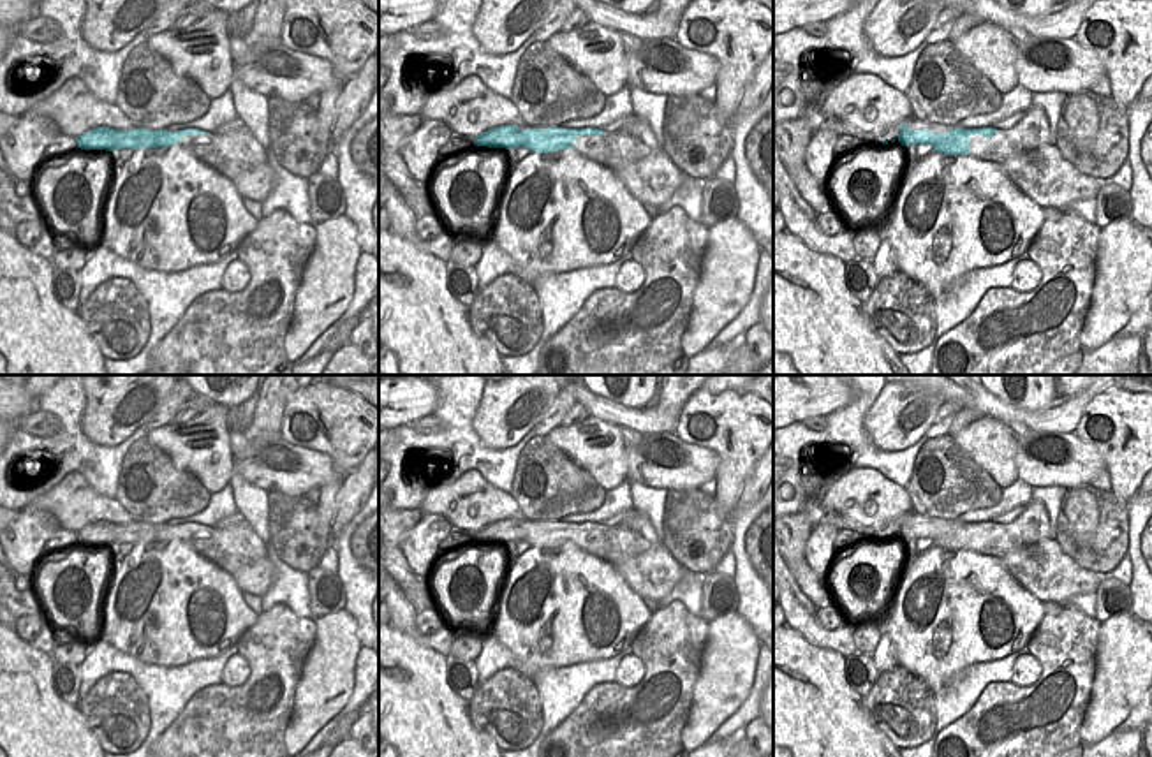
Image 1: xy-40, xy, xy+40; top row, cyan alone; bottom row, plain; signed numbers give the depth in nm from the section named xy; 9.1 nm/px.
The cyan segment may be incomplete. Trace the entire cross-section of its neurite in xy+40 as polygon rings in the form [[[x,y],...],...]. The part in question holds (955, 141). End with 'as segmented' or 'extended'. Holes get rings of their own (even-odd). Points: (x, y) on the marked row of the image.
[[[916,118],[898,121],[900,136],[898,143],[907,144],[932,144],[934,151],[946,155],[969,155],[969,137],[983,136],[993,137],[997,129],[964,129],[958,125],[927,123]]] | extended

